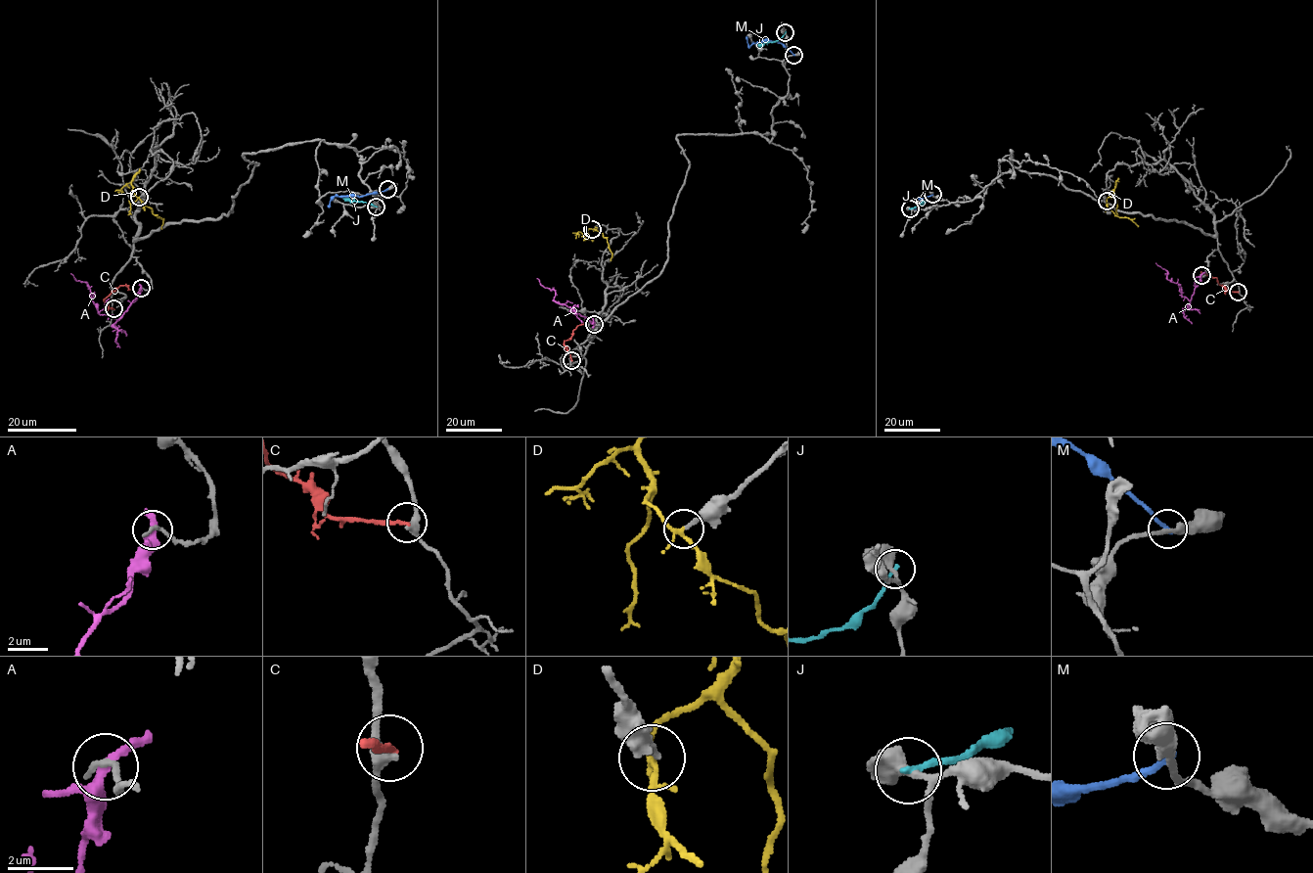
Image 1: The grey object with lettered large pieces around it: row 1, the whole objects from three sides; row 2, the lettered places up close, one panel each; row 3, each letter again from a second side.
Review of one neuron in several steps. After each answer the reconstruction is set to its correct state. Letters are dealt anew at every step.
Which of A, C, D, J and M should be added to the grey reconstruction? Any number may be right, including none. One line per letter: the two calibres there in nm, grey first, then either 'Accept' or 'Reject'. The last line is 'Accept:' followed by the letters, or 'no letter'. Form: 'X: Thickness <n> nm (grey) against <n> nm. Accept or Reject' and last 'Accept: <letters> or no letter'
A: Thickness 240 nm (grey) against 280 nm. Reject
C: Thickness 320 nm (grey) against 180 nm. Reject
D: Thickness 200 nm (grey) against 150 nm. Accept
J: Thickness 240 nm (grey) against 190 nm. Reject
M: Thickness 320 nm (grey) against 200 nm. Reject
Accept: D

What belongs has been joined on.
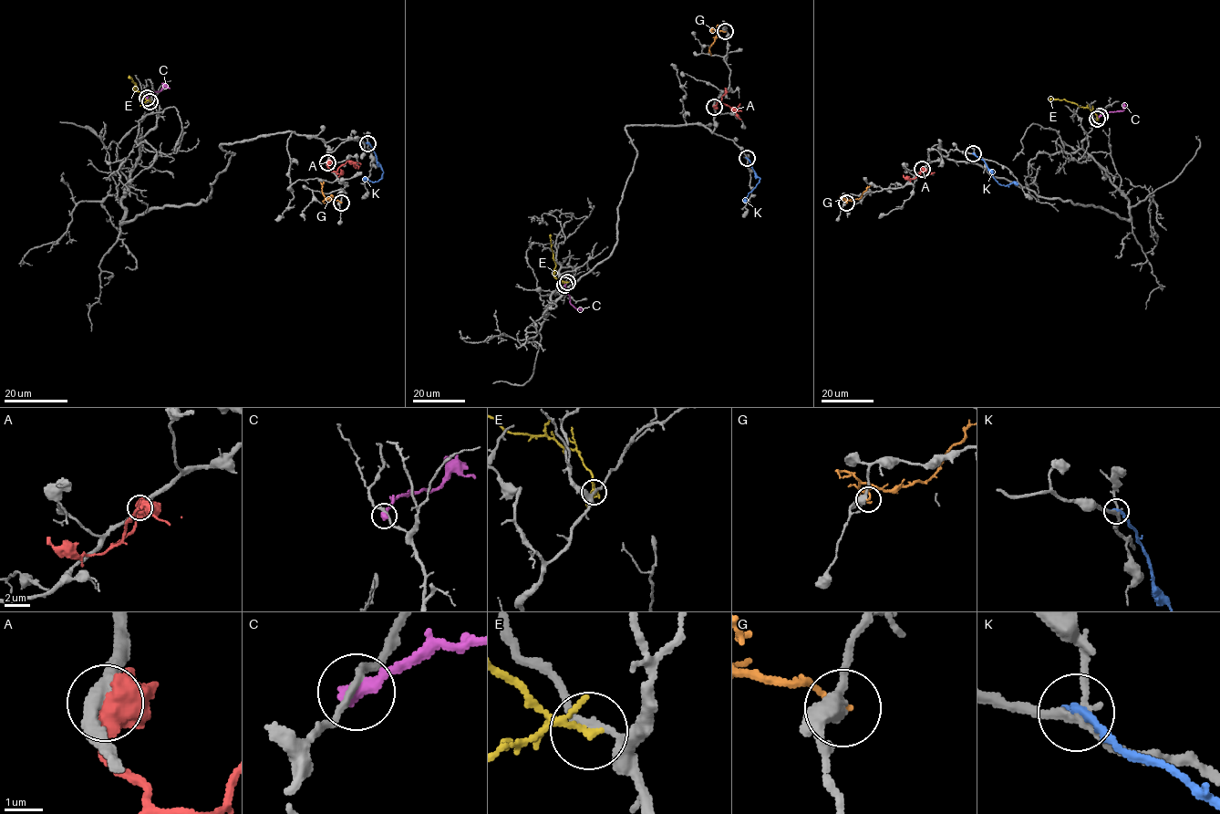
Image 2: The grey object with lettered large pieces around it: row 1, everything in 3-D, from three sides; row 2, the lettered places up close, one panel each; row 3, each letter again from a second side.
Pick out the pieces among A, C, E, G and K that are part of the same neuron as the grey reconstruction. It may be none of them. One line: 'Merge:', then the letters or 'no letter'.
Merge: no letter

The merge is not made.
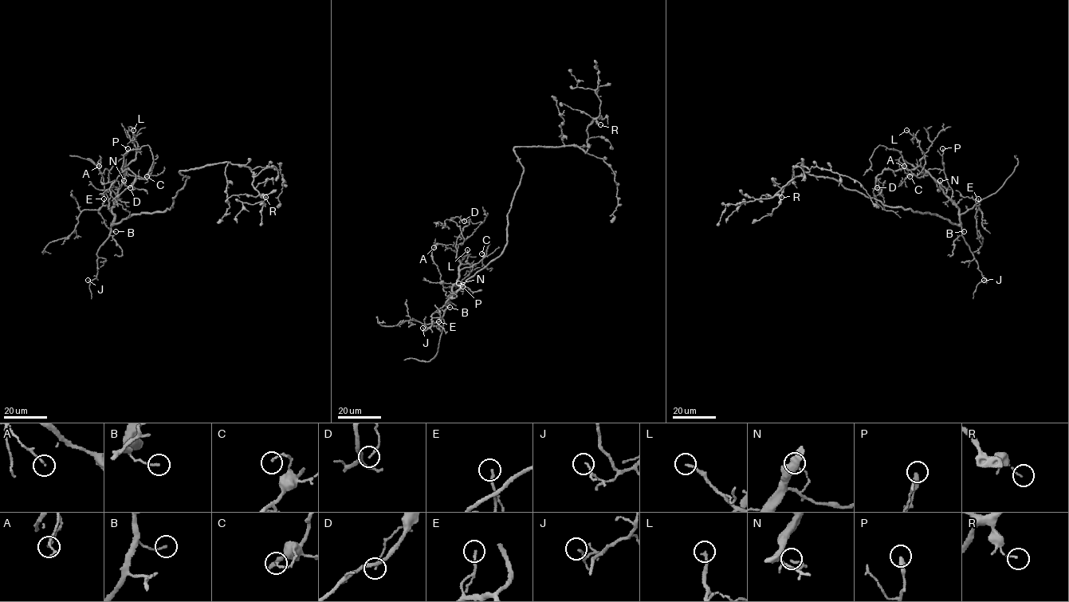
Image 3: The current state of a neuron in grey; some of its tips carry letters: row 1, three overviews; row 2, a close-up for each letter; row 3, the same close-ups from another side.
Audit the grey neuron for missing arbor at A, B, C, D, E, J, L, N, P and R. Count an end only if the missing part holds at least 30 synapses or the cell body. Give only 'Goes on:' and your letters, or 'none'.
Goes on: L

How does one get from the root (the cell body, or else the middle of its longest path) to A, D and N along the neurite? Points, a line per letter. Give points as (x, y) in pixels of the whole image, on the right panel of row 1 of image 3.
A: (886, 206), (960, 223), (944, 171), (921, 174), (900, 157), (904, 166)
D: (886, 206), (936, 214), (949, 222), (960, 223), (959, 208), (919, 166), (884, 169), (876, 177), (877, 187)
N: (886, 206), (936, 214), (959, 224), (959, 208), (940, 186), (940, 180)

